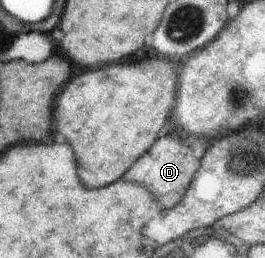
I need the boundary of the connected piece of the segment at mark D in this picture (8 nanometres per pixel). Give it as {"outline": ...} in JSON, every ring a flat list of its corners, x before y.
{"outline":[[168,134,168,136,160,138,144,156,140,156,134,162,134,166,124,174,124,180,134,180,138,184,146,184,146,188,150,188,158,196,158,200,164,208,172,208,174,204,178,204,182,200,186,188,190,186,190,180,194,178,194,174,198,170,198,164,198,158,194,158,192,148,184,146,176,134]]}

